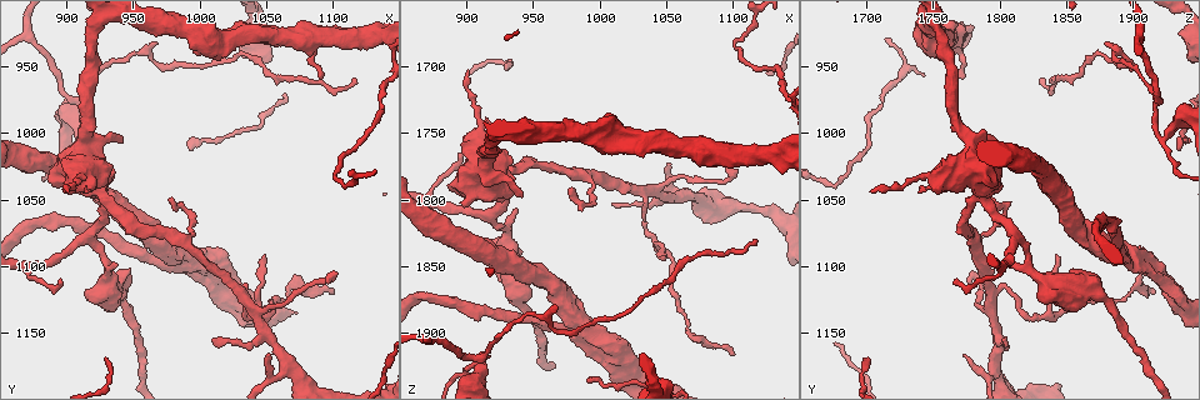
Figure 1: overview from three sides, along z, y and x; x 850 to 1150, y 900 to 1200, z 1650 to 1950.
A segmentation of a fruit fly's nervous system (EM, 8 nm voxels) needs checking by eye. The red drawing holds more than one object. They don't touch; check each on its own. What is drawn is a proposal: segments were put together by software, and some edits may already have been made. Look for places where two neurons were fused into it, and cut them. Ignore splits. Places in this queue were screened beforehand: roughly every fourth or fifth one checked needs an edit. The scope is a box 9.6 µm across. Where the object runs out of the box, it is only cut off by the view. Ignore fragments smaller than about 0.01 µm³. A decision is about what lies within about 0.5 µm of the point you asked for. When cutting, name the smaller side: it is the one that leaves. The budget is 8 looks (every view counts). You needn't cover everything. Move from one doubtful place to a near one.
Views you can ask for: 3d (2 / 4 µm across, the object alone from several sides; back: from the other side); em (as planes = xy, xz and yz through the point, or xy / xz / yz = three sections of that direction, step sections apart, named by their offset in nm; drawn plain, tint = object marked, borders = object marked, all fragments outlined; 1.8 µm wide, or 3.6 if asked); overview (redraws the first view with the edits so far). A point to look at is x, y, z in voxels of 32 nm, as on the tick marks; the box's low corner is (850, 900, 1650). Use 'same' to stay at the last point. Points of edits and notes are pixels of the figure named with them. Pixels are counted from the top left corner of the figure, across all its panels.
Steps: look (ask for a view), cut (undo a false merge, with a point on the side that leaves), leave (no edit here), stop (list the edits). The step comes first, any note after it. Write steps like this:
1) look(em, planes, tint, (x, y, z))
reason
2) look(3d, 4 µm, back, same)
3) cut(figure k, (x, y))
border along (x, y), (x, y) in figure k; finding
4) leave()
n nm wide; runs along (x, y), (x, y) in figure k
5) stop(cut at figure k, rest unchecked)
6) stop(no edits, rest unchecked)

look(3d, 2 µm, back, (1072, 1112, 1904))
abrupt turn

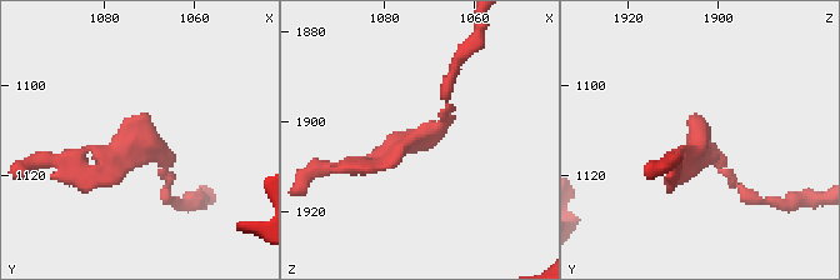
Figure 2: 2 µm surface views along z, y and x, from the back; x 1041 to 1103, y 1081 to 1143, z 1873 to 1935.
look(em, planes, plain, (1072, 1112, 1904))
shape alone is not enough

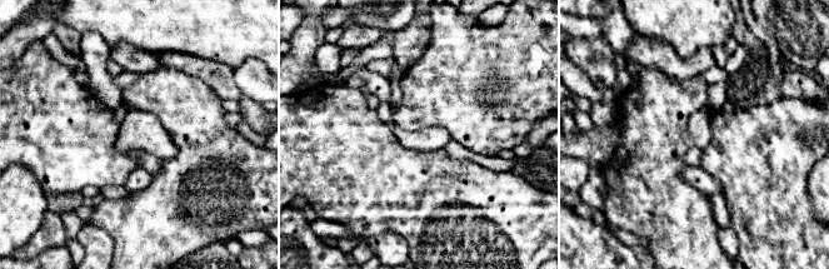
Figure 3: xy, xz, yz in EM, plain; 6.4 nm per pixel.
look(em, planes, tint, same)
with the object marked

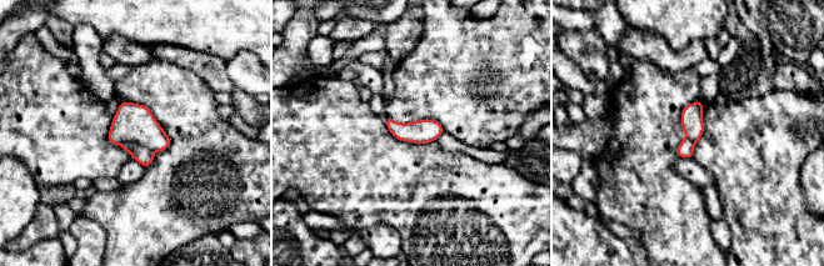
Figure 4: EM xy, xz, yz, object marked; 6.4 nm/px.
leave()
one neuron here

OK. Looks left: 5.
look(3d, 4 µm, (978, 1088, 1886))
three arms meet

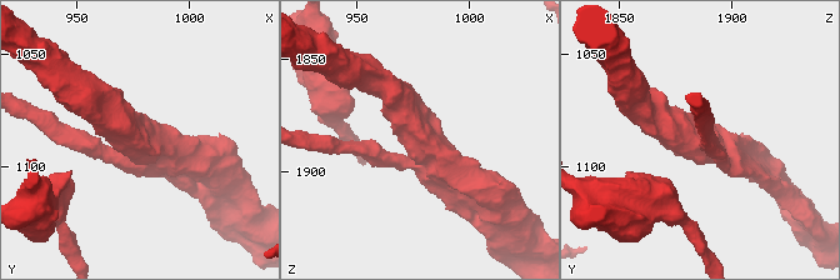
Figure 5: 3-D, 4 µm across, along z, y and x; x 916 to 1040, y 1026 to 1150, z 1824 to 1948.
look(em, xz, step 4, tint, (978, 1091, 1887))
3 arms; arms of 240, 440, 440 nm

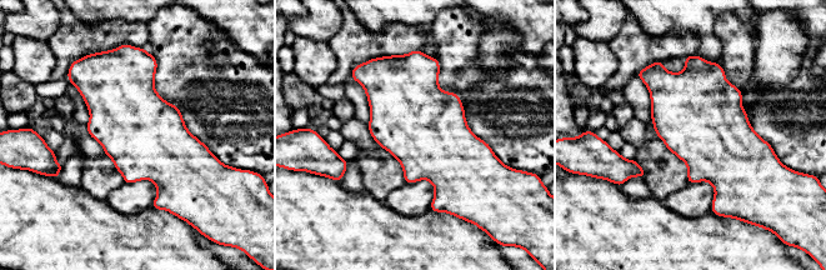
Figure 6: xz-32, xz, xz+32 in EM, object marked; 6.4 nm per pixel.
look(em, planes, borders, same)
another direction

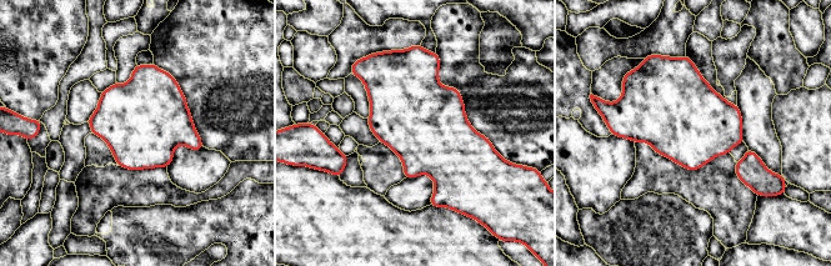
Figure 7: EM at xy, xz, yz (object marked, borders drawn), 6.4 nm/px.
leave()
continuous, no second neuron

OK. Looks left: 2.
look(3d, 4 µm, (910, 976, 1918))
abrupt turn

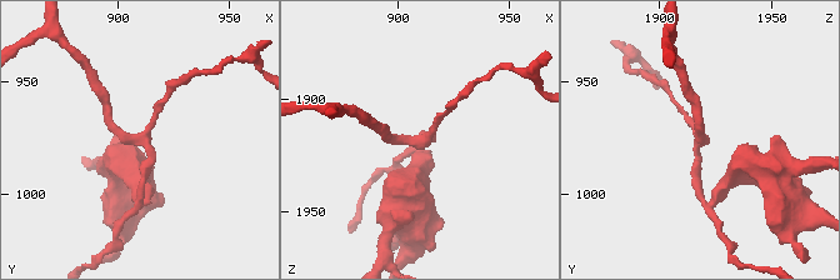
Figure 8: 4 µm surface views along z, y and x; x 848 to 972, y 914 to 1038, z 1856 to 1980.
look(em, xy, step 16, tint, (912, 976, 1917))

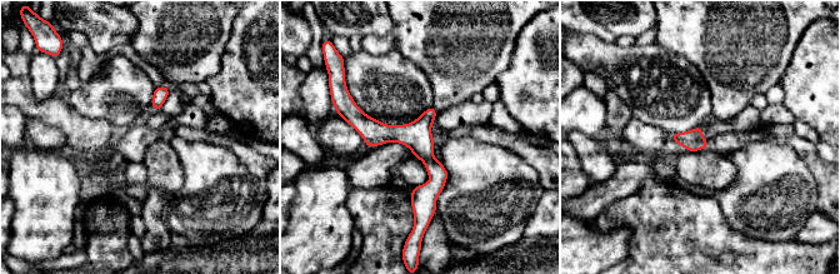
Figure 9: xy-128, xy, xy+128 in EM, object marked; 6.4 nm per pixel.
leave()
140 nm wide; all the same neuron

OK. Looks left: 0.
stop(no edits, rest unchecked)

